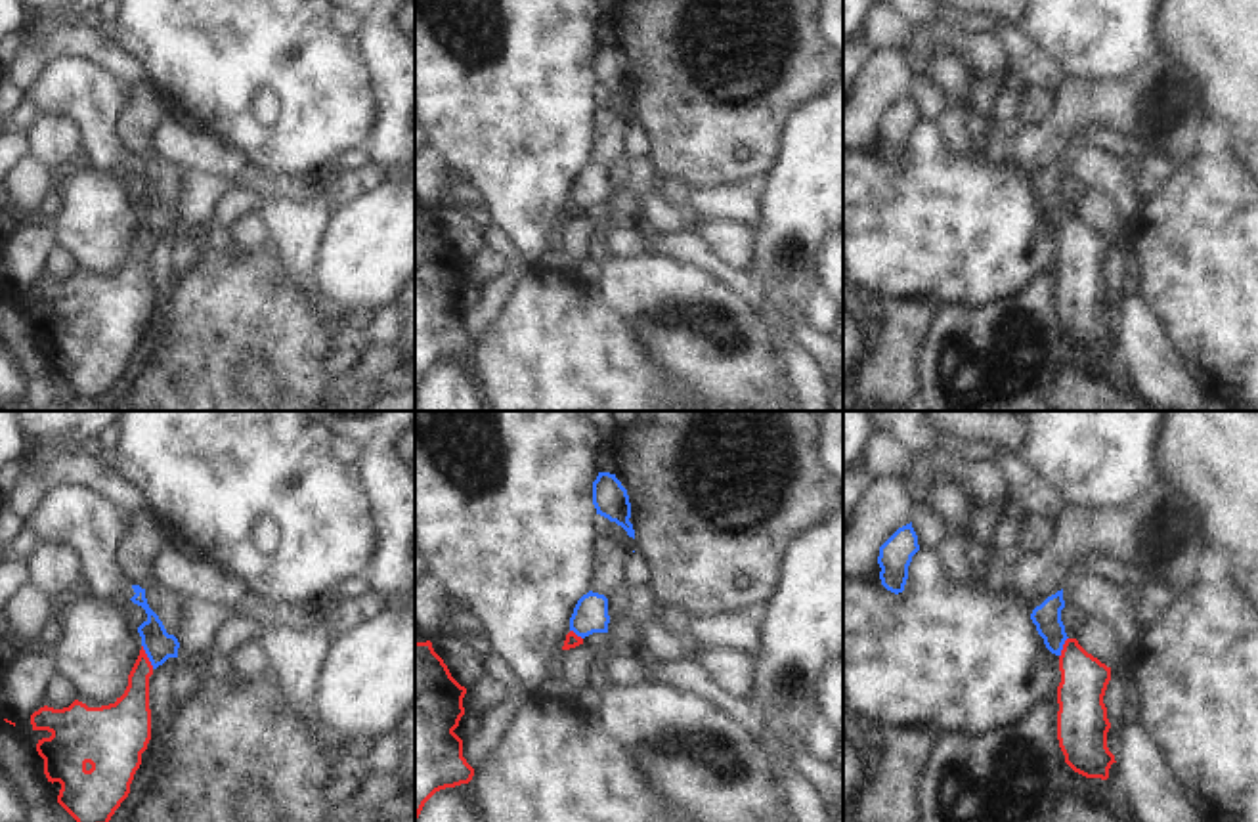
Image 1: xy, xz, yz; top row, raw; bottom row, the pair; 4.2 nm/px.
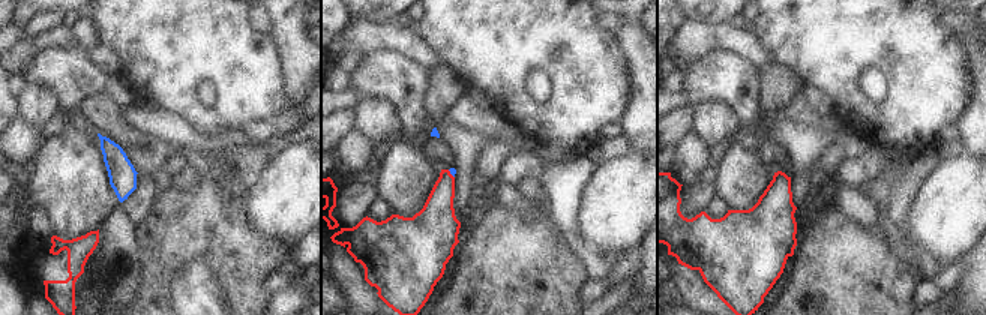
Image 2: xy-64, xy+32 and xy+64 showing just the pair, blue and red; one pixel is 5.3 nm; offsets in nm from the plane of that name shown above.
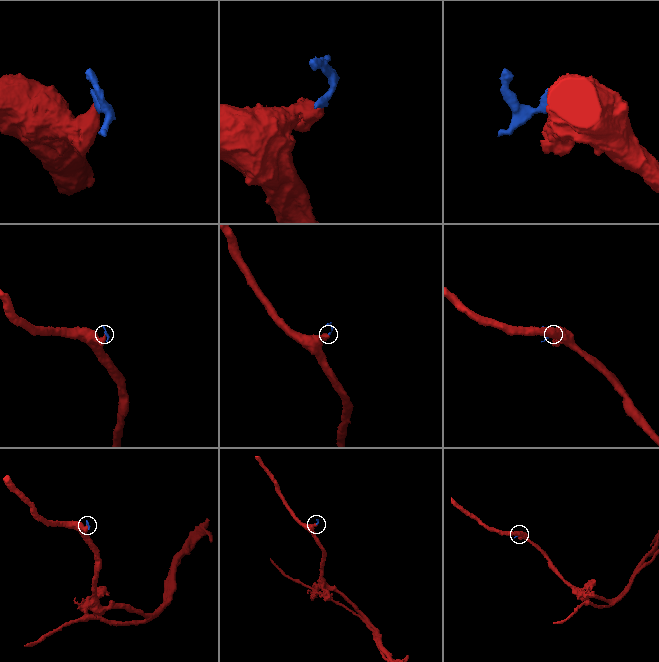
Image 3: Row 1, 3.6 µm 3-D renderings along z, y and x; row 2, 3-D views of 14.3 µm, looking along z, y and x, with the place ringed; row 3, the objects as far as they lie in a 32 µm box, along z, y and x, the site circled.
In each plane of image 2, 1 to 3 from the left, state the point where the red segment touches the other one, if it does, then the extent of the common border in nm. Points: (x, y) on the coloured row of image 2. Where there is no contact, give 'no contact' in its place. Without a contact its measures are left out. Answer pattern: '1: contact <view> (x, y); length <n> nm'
1: no contact
2: contact xy+32 (450, 173); length 60 nm
3: no contact

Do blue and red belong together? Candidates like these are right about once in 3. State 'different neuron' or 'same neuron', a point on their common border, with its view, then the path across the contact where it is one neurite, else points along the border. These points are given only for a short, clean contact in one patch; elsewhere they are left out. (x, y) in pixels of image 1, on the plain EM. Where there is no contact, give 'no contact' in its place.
different neuron | xy (148, 228) | along xy (142, 216), (153, 239)

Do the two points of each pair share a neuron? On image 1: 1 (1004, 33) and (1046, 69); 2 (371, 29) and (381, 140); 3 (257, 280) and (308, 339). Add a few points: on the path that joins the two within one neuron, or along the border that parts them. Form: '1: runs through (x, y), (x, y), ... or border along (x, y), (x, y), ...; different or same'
1: runs through (1014, 41), (1037, 64); same
2: runs through (387, 56), (389, 113); same
3: runs through (264, 295), (293, 324); same

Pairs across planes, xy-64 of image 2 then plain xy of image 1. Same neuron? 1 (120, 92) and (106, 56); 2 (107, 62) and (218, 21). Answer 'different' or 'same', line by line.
1: different
2: different

